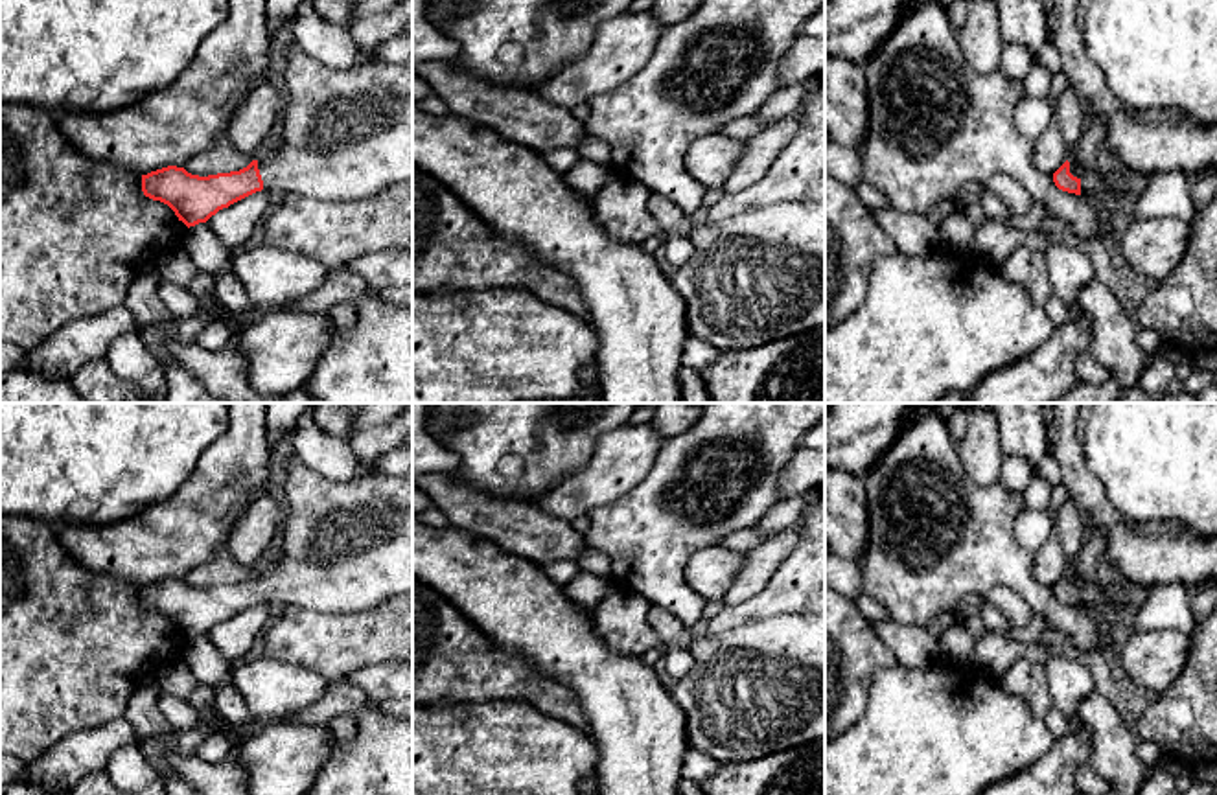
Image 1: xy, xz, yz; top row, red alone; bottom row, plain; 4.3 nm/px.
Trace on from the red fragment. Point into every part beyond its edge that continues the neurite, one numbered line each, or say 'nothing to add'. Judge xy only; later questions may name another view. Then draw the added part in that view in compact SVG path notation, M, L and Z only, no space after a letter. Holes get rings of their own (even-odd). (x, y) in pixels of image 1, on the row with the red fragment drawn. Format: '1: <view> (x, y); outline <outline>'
1: xy (347, 133); outline M293 46L276 77L285 94L278 116L284 142L267 160L258 160L263 190L320 201L357 201L412 180L412 63L333 70Z

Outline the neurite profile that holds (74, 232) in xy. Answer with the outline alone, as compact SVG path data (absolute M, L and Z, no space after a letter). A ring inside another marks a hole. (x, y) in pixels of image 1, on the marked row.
M0 103L0 339L26 351L42 344L52 333L68 322L88 318L105 313L112 307L127 304L131 282L147 267L182 248L188 226L175 212L144 195L142 175L112 166L105 160L94 160L81 155L61 132L55 114L35 105Z

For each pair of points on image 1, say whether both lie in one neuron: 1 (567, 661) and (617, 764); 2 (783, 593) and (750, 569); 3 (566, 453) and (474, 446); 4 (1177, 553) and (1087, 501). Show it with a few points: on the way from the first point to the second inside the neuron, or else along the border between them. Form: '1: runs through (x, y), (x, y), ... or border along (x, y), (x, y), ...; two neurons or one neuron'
1: runs through (593, 687), (617, 711), (617, 738); one neuron
2: border along (792, 547), (790, 554), (757, 593), (730, 606); two neurons
3: runs through (544, 453), (531, 453), (523, 446), (496, 446); one neuron
4: runs through (1155, 553), (1138, 553), (1109, 523); one neuron

